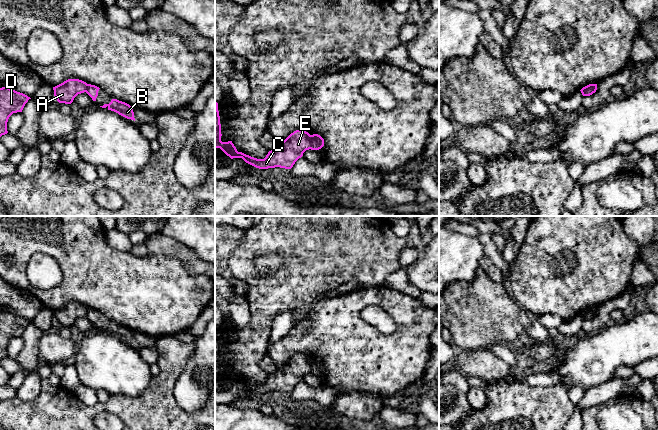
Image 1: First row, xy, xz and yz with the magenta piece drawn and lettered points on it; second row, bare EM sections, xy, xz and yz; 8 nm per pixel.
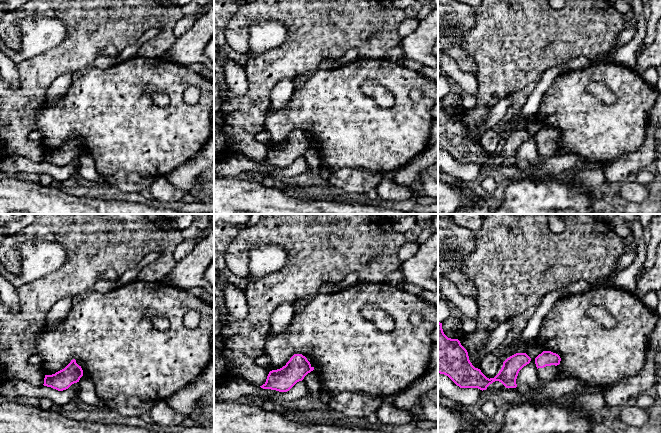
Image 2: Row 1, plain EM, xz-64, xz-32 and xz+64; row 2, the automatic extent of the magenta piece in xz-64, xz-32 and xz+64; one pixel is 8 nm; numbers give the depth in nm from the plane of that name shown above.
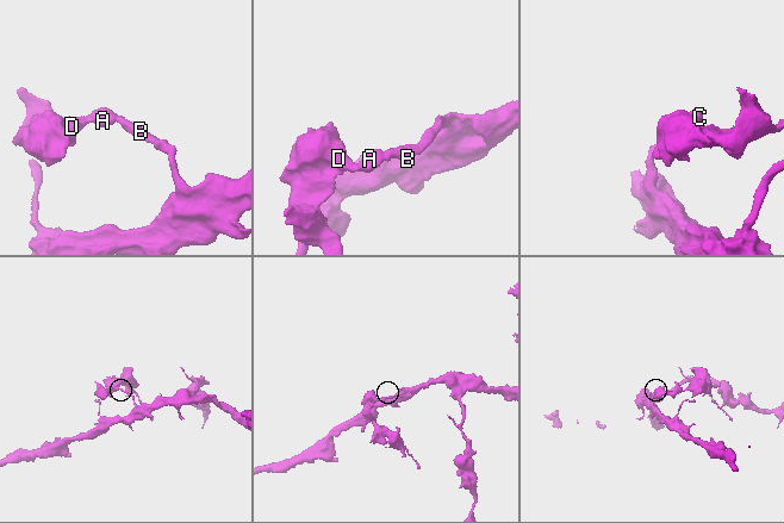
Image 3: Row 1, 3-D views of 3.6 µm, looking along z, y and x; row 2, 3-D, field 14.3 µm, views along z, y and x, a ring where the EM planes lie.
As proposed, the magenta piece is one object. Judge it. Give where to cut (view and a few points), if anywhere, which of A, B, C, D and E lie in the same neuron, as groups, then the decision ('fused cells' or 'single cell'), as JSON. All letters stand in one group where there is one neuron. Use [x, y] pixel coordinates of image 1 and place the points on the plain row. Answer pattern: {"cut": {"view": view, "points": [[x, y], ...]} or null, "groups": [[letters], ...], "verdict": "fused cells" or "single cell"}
{"cut": {"view": "xz", "points": [[309, 359], [310, 372]]}, "groups": [["A", "C", "D", "E"], ["B"]], "verdict": "fused cells"}

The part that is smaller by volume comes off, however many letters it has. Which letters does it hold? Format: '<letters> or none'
A, C, D, E

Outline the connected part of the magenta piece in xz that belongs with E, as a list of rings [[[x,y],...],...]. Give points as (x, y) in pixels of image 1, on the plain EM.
[[[215,326],[215,372],[220,372],[231,383],[242,382],[246,387],[259,393],[275,391],[291,393],[303,377],[311,372],[310,358],[300,353],[291,357],[276,372],[269,375],[264,383],[257,383],[238,376],[232,365],[222,366],[221,360],[218,327]]]

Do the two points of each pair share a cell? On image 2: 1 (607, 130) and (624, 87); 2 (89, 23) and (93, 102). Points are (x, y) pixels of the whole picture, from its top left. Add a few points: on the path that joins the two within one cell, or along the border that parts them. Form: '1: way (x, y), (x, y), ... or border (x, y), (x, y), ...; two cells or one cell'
1: way (618, 119), (624, 113), (624, 98); one cell
2: border (93, 66), (85, 68), (76, 75); two cells

